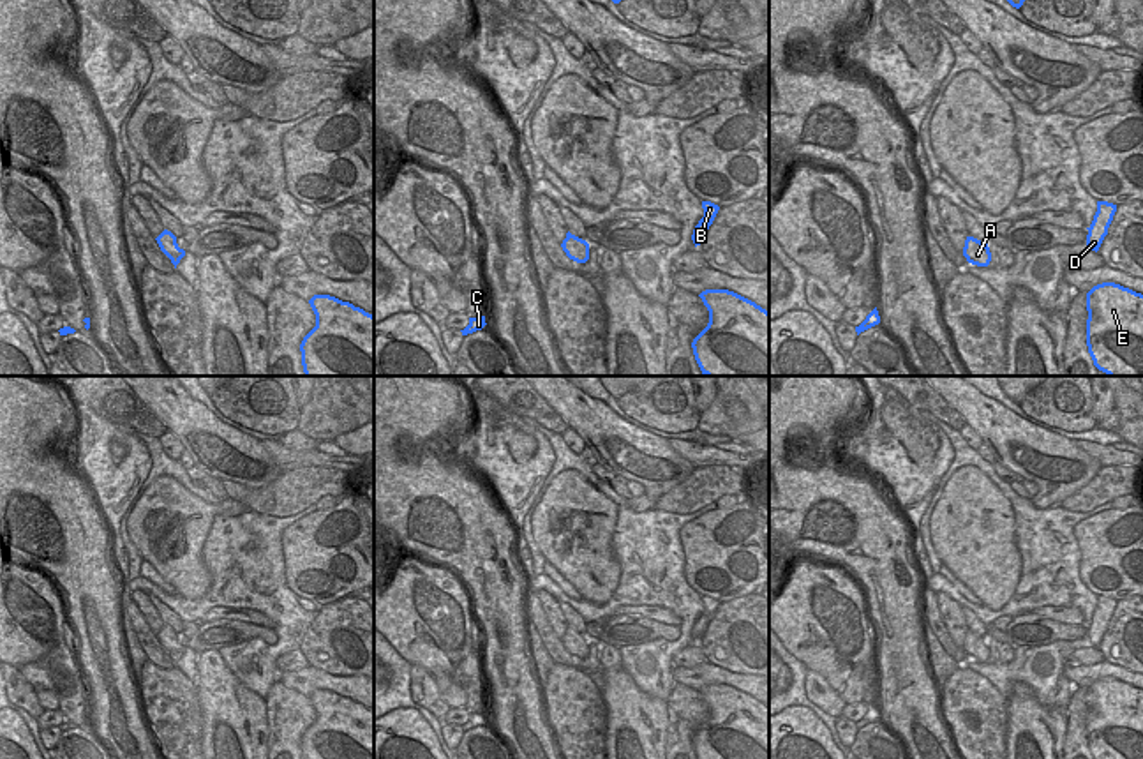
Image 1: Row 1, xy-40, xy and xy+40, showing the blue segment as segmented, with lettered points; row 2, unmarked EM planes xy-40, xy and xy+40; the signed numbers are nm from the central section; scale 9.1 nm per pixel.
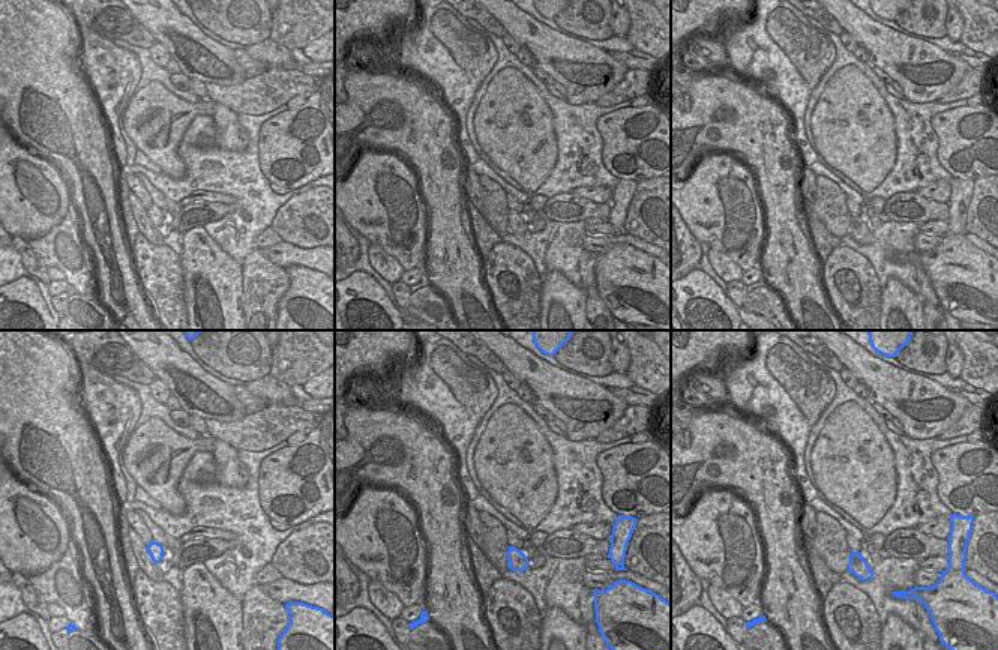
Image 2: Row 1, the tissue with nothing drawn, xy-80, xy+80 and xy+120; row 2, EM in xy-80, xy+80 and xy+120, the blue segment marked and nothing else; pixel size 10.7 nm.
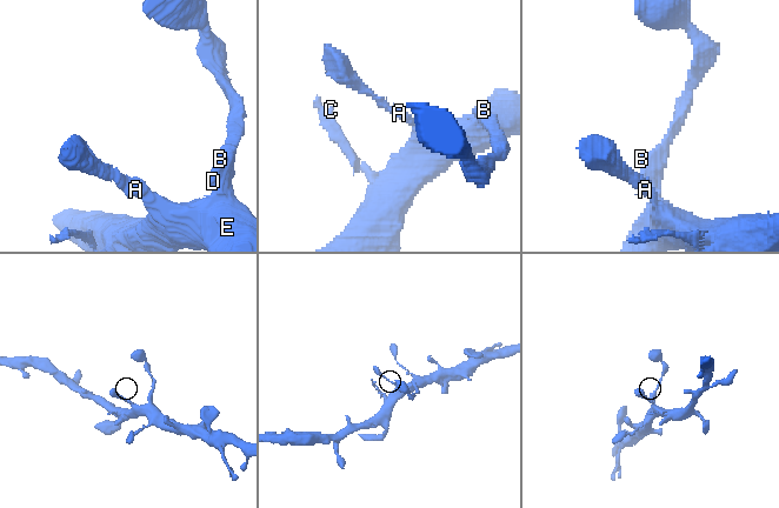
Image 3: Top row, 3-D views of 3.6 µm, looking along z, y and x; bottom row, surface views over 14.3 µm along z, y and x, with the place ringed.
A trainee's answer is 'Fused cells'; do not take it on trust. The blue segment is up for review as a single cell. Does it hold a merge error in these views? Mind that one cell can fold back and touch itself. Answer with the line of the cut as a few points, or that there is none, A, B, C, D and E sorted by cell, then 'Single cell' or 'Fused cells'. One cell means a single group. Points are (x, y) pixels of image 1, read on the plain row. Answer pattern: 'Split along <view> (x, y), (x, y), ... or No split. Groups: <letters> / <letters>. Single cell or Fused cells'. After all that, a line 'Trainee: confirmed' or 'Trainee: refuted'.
No split. Groups: A B C D E. Single cell.
Trainee: refuted

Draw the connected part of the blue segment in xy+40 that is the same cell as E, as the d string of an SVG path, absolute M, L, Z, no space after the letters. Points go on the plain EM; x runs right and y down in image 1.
M1115 678L1087 688L1087 741L1094 759L1143 759L1143 690Z

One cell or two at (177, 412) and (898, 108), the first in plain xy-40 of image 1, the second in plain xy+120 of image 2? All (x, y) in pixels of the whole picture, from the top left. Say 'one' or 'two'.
two

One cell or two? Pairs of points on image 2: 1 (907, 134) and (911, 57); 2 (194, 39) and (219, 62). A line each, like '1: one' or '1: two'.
1: two
2: one

